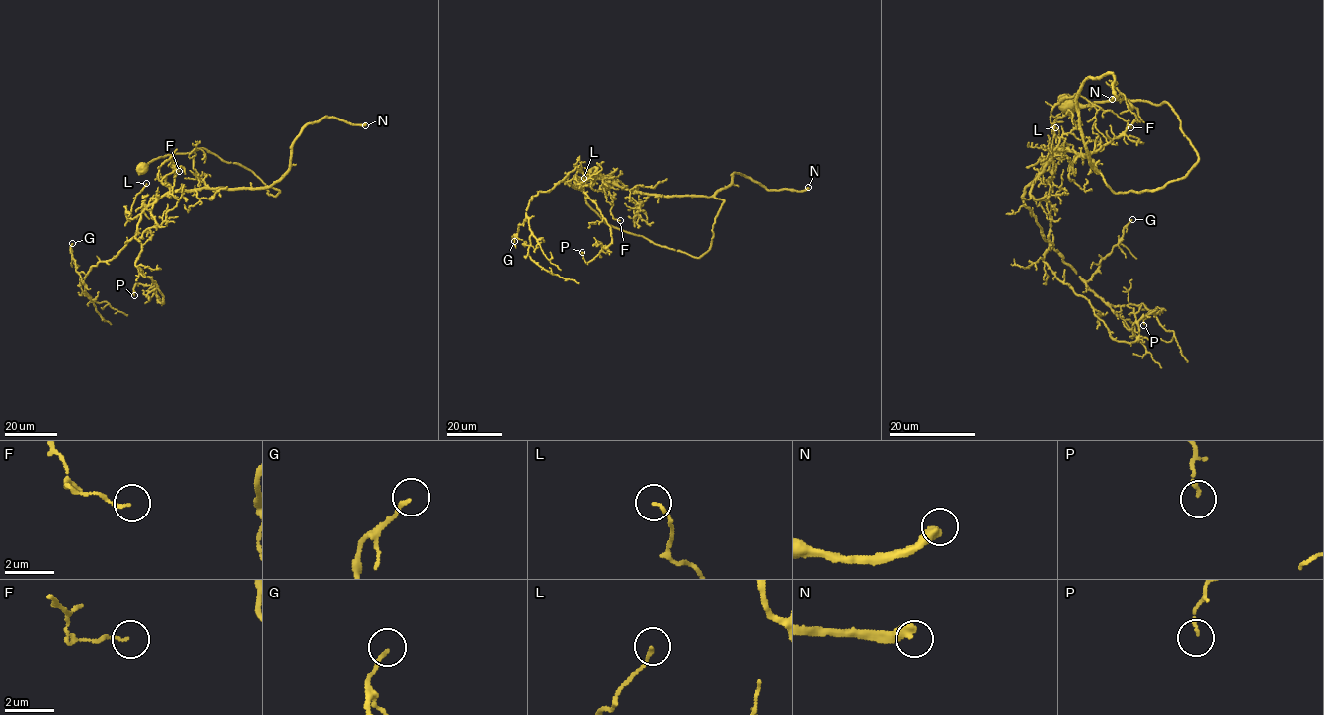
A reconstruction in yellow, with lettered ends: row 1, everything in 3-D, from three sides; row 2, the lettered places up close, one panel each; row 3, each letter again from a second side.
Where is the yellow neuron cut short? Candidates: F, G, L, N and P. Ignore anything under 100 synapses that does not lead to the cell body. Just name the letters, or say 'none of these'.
N

